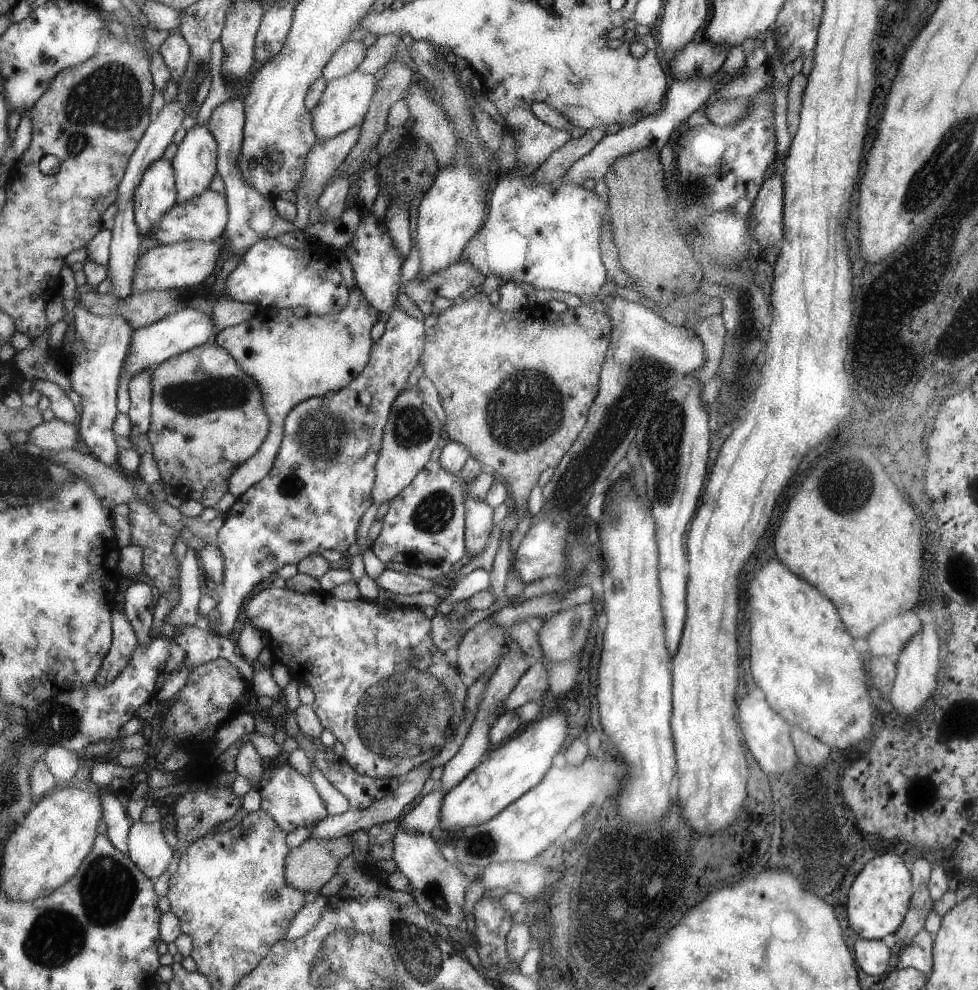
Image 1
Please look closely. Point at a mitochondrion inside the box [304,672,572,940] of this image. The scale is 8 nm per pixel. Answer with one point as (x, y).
(433, 892)

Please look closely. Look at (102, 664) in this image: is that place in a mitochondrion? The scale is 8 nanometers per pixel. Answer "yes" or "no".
no

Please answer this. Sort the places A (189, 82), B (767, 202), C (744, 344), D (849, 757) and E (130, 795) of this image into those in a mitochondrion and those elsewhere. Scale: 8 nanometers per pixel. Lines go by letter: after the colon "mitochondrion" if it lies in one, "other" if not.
A: other
B: other
C: mitochondrion
D: other
E: other

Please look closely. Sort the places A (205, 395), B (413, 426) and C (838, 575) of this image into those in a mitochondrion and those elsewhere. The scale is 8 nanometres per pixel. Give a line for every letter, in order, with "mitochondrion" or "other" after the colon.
A: mitochondrion
B: mitochondrion
C: other

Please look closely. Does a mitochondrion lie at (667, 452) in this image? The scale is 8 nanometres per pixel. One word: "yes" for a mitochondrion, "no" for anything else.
yes

